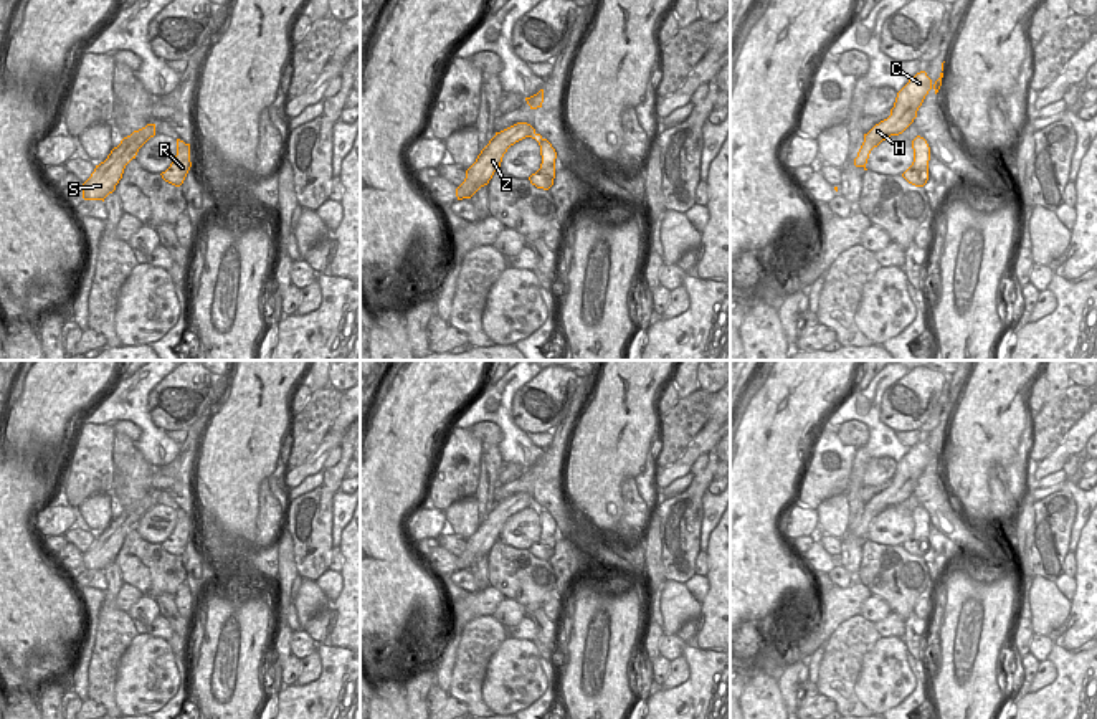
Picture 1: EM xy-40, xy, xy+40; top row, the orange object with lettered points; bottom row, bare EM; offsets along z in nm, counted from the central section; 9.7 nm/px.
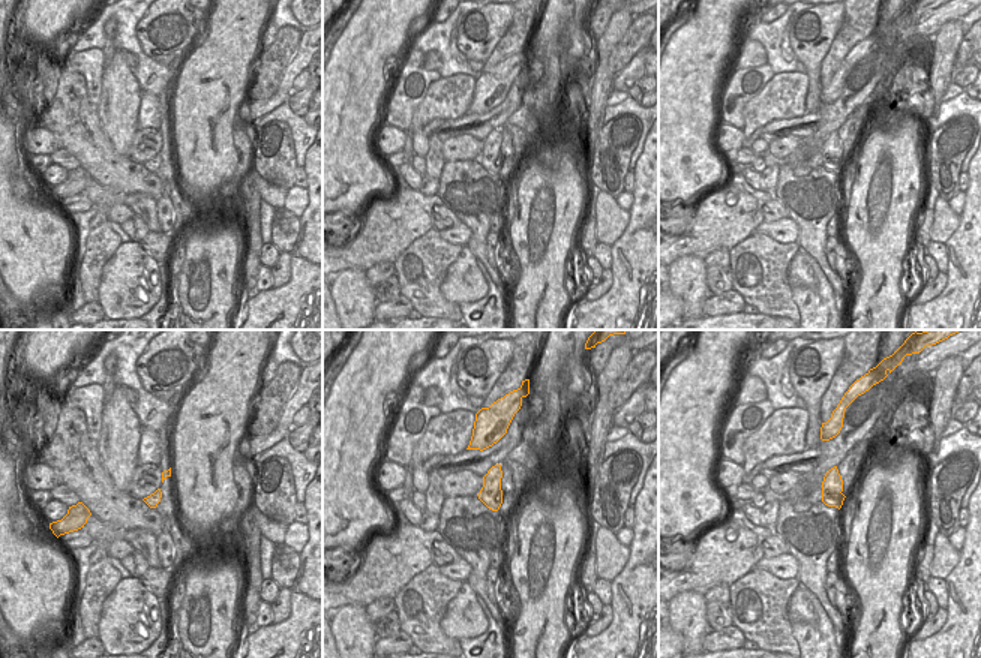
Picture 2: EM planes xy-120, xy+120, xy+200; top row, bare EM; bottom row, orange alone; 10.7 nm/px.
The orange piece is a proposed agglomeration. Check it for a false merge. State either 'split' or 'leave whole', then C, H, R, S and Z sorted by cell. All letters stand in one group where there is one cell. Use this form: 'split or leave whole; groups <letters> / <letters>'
split; groups C H S Z / R

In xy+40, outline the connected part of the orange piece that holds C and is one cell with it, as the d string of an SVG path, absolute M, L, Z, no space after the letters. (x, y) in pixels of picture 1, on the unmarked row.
M920 441L909 450L909 453L897 463L890 486L864 504L864 512L854 529L856 537L867 540L866 534L871 521L887 507L902 504L914 493L928 461L933 458L935 464L938 463L942 448L943 443L940 443L940 448L933 453L925 441Z

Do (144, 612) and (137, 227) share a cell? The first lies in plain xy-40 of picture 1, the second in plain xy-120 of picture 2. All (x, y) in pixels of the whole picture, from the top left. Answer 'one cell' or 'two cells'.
one cell

